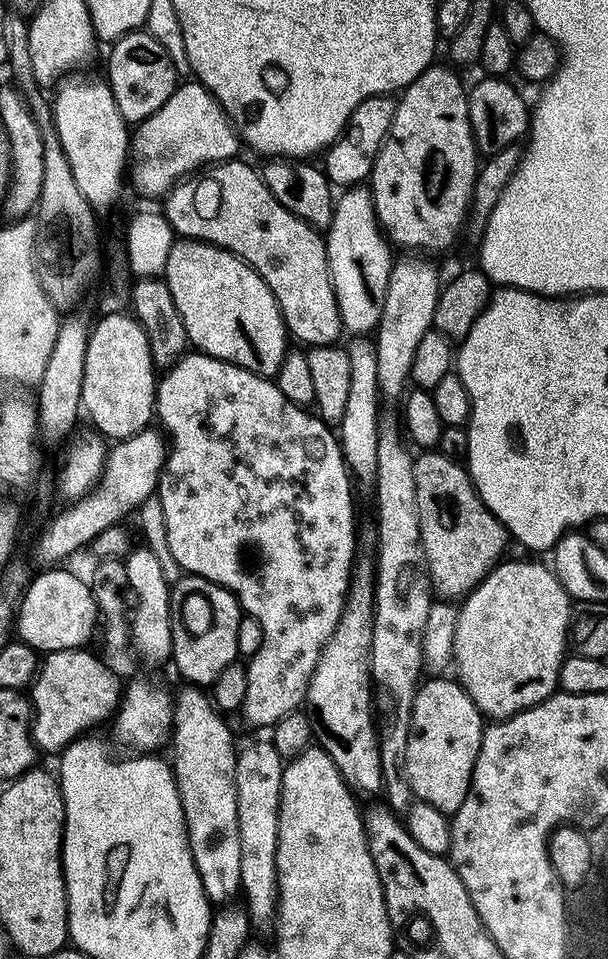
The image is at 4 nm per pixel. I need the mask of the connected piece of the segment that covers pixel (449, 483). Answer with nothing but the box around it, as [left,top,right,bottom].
[412,450,510,598]

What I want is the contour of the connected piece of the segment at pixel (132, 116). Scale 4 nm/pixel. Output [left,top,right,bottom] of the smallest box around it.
[106,30,178,126]

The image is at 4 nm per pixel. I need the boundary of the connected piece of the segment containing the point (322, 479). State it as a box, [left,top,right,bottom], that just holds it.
[154,350,357,729]

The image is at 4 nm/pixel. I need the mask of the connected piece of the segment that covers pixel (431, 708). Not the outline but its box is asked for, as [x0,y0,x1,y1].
[404,680,486,814]

